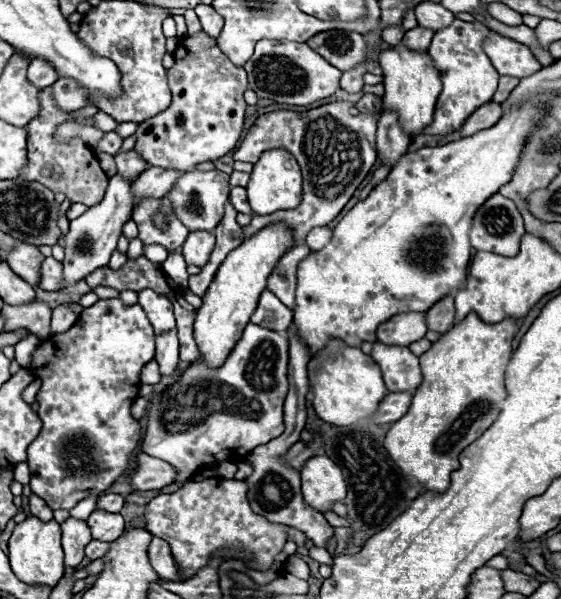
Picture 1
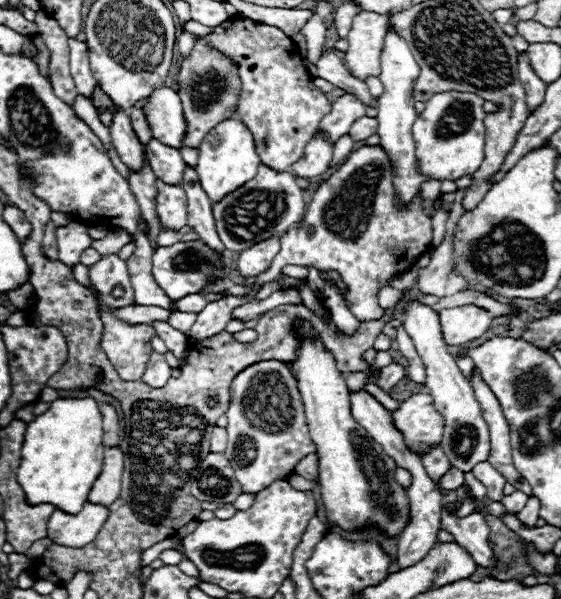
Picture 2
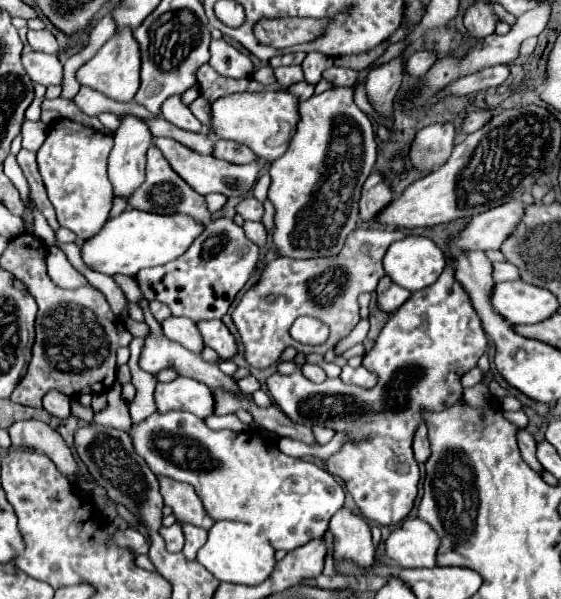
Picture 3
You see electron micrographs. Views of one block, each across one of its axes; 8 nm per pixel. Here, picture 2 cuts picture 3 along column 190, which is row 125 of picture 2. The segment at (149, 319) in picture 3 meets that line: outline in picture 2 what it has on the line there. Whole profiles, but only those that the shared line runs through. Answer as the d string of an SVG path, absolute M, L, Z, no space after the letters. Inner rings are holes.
M364 116L364 118L358 118L358 120L352 124L352 128L348 130L348 134L352 136L354 142L356 142L356 140L366 140L368 136L376 134L376 128L378 128L378 120Z

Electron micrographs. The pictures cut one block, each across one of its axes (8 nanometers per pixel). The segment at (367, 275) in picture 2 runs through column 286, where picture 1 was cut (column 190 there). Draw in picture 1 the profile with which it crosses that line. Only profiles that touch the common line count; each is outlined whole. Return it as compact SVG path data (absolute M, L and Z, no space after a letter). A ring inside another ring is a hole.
M192 230L184 242L184 260L186 264L192 264L192 266L198 266L202 268L204 262L208 262L208 256L210 252L214 250L214 238L212 238L212 232L206 232L206 230Z

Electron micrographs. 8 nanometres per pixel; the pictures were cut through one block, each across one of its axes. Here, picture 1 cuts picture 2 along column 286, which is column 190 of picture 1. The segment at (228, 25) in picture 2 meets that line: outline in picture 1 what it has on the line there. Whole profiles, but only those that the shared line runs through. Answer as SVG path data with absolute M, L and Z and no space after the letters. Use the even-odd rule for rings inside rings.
M200 32L198 36L186 36L180 40L176 52L174 52L176 64L168 70L168 84L172 90L172 104L168 110L152 116L150 120L140 122L136 130L136 150L142 154L144 162L150 166L162 166L162 168L178 168L178 170L192 170L194 166L202 162L214 162L228 154L240 140L242 124L244 124L244 90L248 88L246 72L244 68L234 66L228 56L218 48L216 40L210 38L206 32Z

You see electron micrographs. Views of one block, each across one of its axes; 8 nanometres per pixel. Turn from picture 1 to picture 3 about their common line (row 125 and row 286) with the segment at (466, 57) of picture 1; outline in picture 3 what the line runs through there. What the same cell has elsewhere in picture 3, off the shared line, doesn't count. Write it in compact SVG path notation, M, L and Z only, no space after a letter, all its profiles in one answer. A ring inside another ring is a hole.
M508 202L508 204L496 206L496 208L480 214L480 216L472 216L470 222L466 224L466 228L460 230L458 236L448 240L450 258L448 258L444 272L436 280L436 284L432 284L432 288L424 288L424 292L412 294L390 316L390 320L382 328L374 348L364 356L362 364L380 376L376 388L364 390L364 388L348 386L340 378L326 378L322 384L314 384L314 382L306 380L300 370L296 370L290 376L272 374L266 380L268 392L274 398L274 404L280 406L280 410L292 422L306 424L306 426L322 424L322 426L334 428L336 432L340 432L340 430L352 432L352 440L348 440L348 444L344 444L344 448L328 460L326 468L330 474L344 478L346 490L352 494L356 506L360 508L360 512L366 520L374 520L378 524L398 524L408 516L408 512L414 506L414 500L418 494L418 480L420 480L418 464L416 464L414 454L412 454L412 436L414 436L418 424L422 422L420 408L444 410L450 404L454 404L456 400L460 400L460 396L462 396L460 378L470 368L476 366L478 358L484 354L484 350L488 346L480 318L478 318L466 290L462 288L462 284L454 276L456 274L456 266L454 266L456 256L460 252L468 252L468 250L482 250L482 252L498 250L504 244L504 240L508 236L512 236L518 222L522 220L522 216L524 216L524 204L522 202Z

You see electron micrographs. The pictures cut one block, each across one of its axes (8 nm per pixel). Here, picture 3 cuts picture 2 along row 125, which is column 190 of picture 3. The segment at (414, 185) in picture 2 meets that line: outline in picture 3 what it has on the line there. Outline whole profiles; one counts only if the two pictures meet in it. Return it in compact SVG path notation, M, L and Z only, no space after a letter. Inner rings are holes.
M178 376L176 380L164 384L158 382L154 390L156 412L166 414L170 410L182 410L196 414L198 418L208 418L214 414L214 394L208 386L198 380Z

